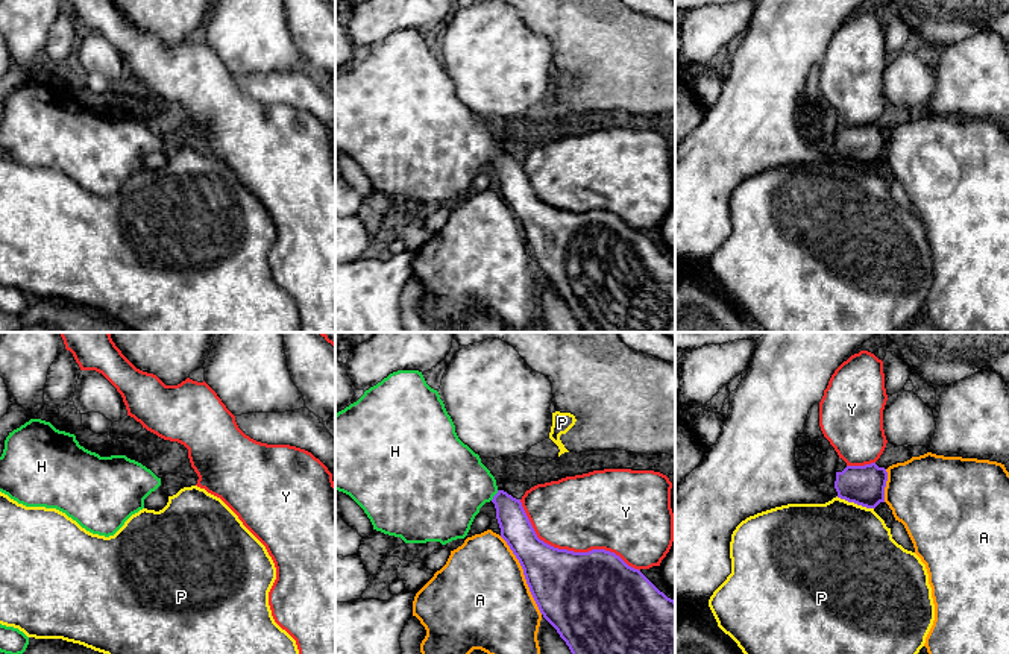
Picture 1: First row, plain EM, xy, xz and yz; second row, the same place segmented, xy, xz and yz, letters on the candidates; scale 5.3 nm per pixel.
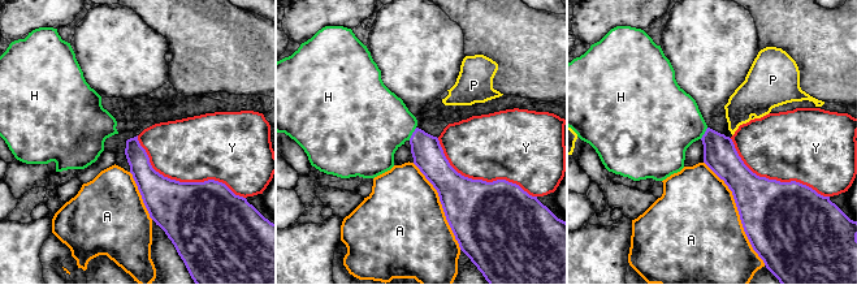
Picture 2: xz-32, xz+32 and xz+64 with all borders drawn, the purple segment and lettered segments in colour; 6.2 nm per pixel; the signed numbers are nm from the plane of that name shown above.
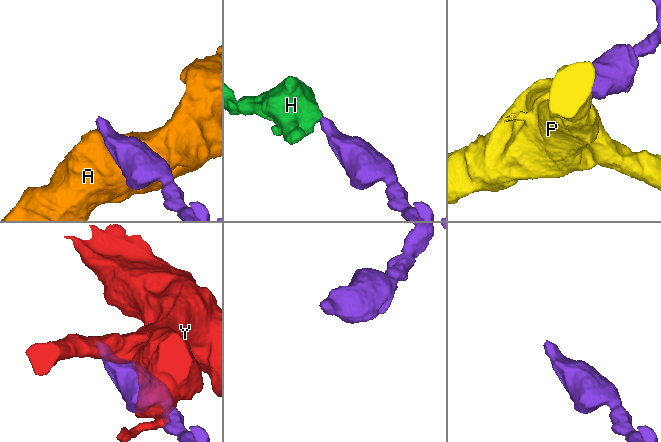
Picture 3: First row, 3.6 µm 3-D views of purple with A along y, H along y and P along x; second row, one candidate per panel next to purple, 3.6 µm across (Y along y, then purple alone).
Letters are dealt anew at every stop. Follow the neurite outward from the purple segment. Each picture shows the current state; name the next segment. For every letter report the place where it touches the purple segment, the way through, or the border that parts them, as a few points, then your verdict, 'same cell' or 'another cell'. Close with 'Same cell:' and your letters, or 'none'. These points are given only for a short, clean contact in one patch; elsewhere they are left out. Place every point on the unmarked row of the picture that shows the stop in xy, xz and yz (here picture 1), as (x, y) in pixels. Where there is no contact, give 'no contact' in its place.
A: contact xz (524, 234); another cell
H: contact xz (495, 155); way xz (516, 190), (509, 169), (495, 155), (478, 146), (449, 144); same cell
P: contact yz (854, 163); border yz (836, 157), (873, 169); another cell
Y: contact xz (571, 211); another cell
Same cell: H

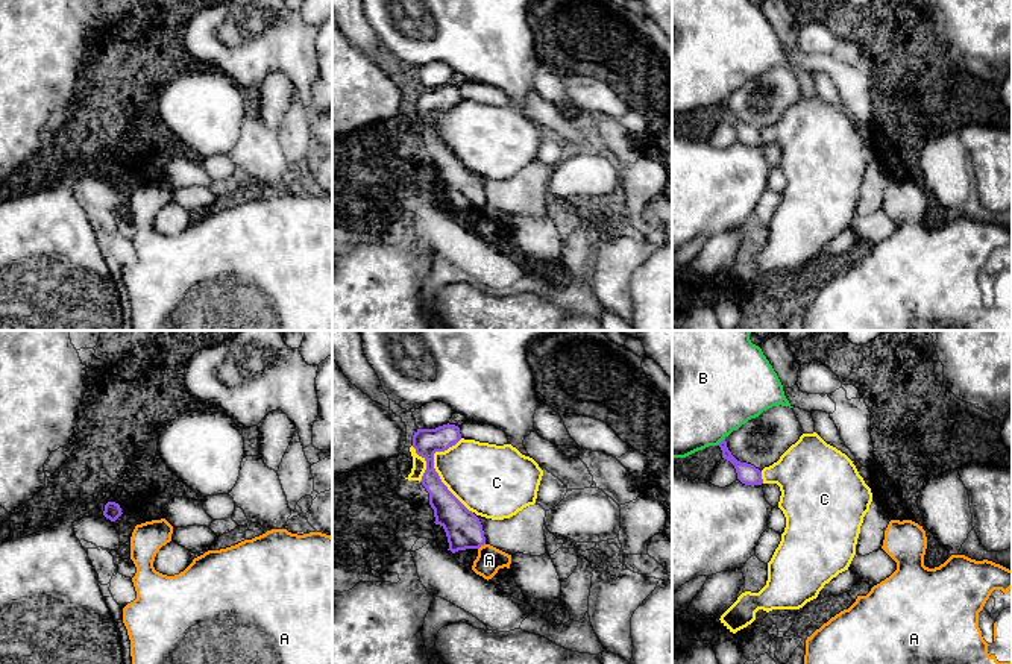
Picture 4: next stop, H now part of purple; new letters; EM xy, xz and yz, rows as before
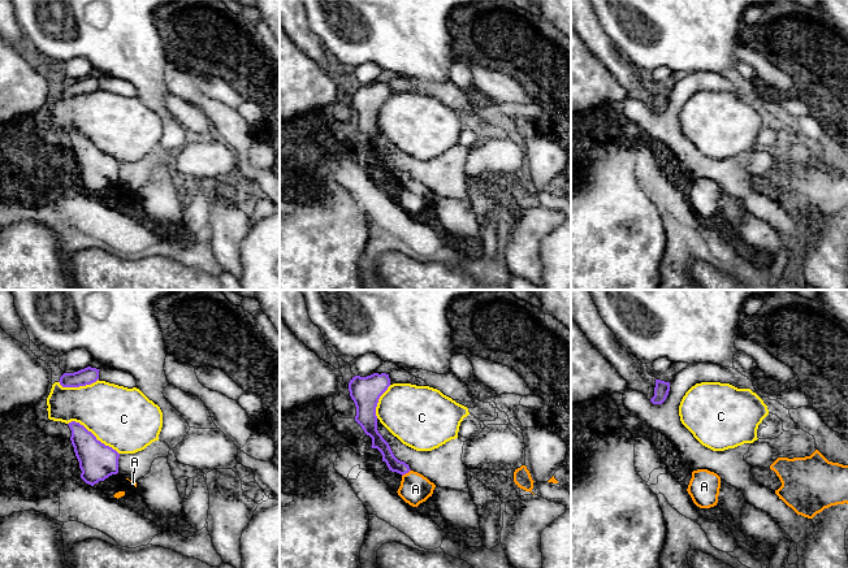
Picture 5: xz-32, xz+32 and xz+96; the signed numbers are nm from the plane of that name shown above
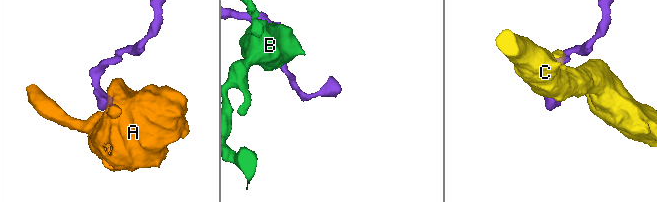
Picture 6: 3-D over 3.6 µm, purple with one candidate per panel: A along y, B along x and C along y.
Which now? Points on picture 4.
A: contact xz (481, 205); border xz (484, 203), (478, 209); another cell
B: contact yz (721, 102); another cell
C: contact xz (434, 131); another cell
Same cell: none

